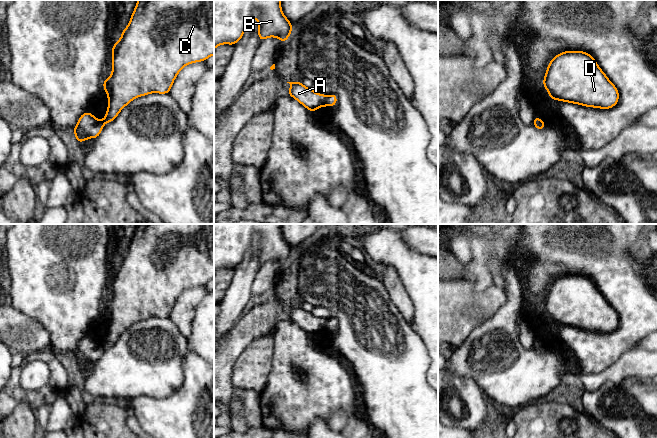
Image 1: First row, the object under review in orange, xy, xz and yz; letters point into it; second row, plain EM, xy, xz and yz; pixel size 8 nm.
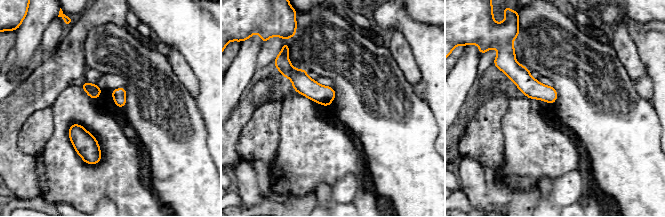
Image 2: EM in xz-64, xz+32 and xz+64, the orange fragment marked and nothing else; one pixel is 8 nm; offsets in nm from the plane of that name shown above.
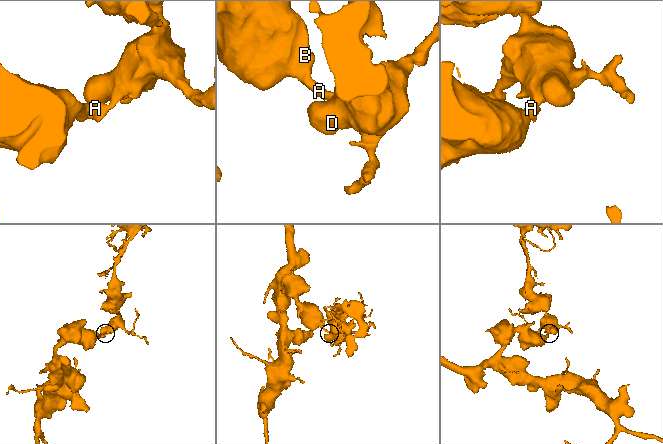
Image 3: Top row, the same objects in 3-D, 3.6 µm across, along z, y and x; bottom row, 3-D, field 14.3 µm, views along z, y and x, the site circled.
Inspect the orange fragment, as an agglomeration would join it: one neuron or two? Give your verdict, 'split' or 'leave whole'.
split

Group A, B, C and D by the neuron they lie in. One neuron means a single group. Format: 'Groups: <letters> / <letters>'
Groups: A B / C D

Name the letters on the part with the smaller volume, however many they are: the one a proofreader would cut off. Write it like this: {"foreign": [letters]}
{"foreign": ["C", "D"]}

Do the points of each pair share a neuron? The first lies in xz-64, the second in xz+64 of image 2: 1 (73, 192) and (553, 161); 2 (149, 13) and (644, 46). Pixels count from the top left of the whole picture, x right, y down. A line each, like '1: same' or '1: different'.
1: same
2: same

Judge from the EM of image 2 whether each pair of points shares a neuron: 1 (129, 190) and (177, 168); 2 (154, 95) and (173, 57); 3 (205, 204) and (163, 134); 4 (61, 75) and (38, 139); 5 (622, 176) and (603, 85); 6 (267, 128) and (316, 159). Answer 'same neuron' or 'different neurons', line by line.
1: different neurons
2: different neurons
3: same neuron
4: different neurons
5: same neuron
6: different neurons

